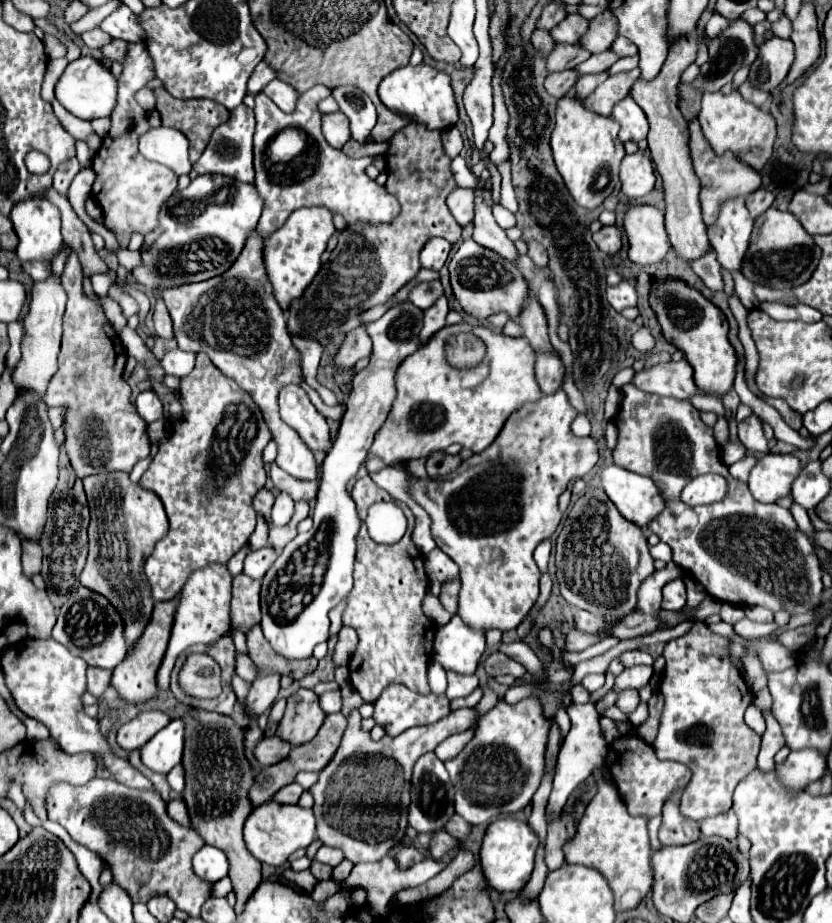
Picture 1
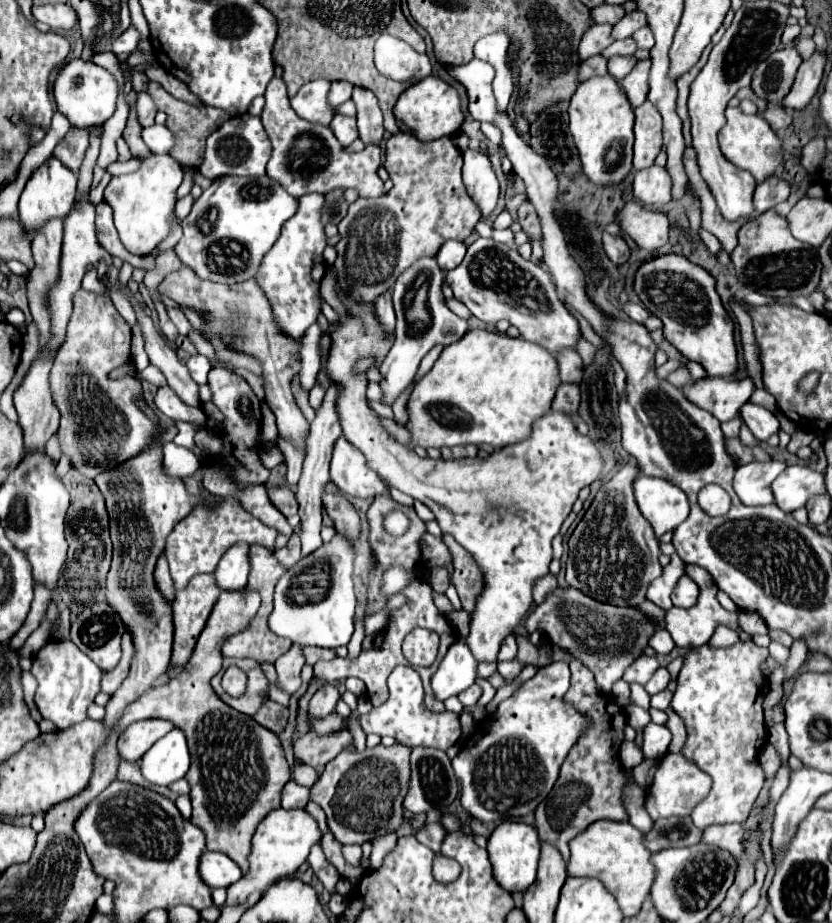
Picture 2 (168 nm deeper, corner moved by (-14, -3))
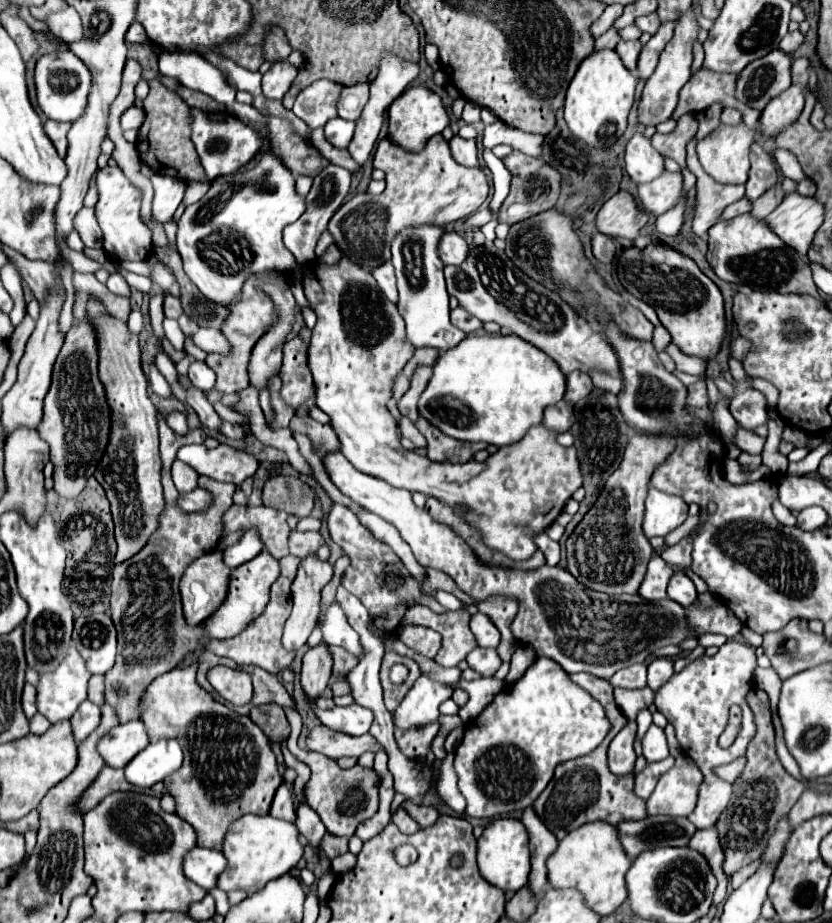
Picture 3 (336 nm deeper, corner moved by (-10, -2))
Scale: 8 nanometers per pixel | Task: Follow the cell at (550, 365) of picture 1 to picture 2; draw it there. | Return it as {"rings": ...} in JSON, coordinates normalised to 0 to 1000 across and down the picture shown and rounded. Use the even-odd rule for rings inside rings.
{"rings":[[[673,415],[668,421],[663,443],[680,445],[683,450],[692,450],[695,437],[697,437],[697,419],[692,415]]]}

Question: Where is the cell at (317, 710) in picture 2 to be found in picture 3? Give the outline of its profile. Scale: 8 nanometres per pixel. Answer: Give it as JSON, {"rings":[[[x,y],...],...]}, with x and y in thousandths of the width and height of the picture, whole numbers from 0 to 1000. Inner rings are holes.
{"rings":[[[387,693],[382,700],[370,702],[363,713],[363,745],[373,756],[382,756],[382,752],[394,743],[399,730],[399,709],[394,698]]]}

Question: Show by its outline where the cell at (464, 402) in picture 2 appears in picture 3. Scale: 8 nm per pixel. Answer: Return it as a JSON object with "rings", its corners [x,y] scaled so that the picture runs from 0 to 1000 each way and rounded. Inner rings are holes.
{"rings":[[[563,362],[546,379],[536,379],[522,394],[522,405],[505,429],[502,444],[534,470],[560,479],[587,479],[596,483],[618,481],[630,470],[651,457],[656,440],[663,440],[678,431],[680,407],[671,394],[644,375],[623,366],[620,362]]]}

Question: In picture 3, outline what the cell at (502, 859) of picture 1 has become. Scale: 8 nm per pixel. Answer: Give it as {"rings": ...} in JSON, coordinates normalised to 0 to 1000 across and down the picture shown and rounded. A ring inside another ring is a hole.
{"rings":[[[599,886],[589,891],[579,906],[575,908],[575,943],[577,947],[601,964],[625,964],[635,958],[637,947],[637,923],[635,923],[635,904],[625,888]]]}

